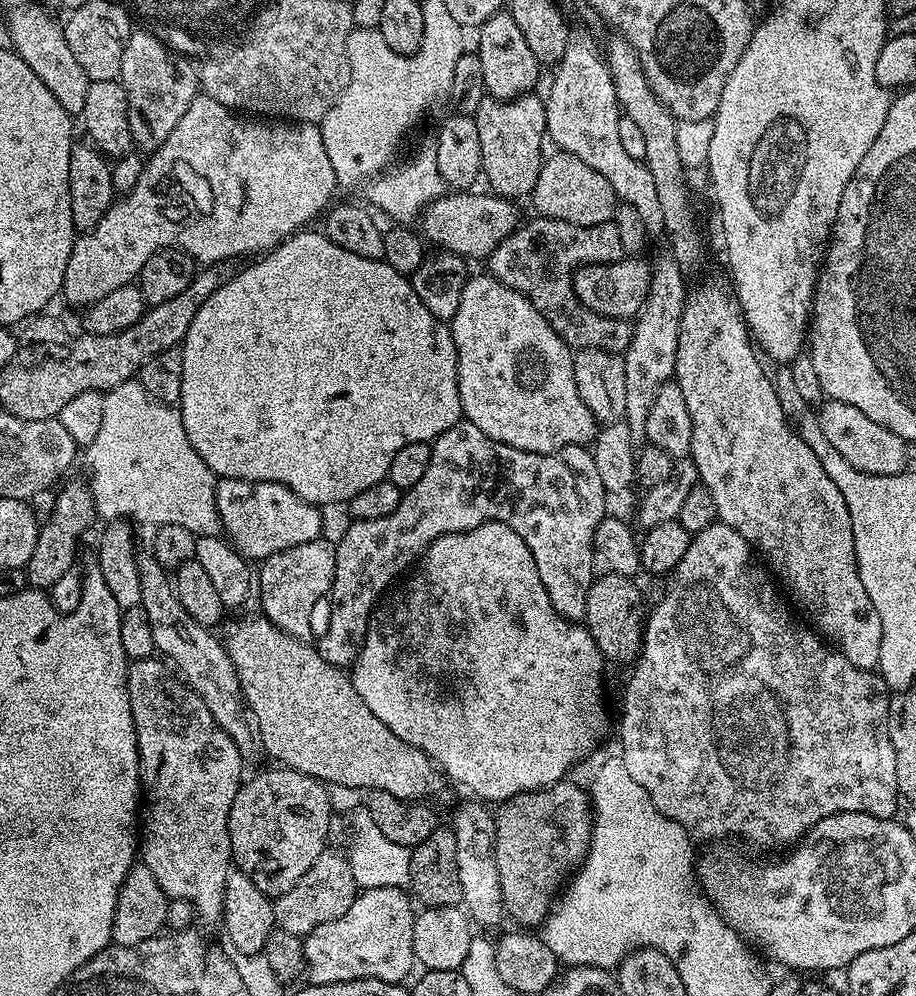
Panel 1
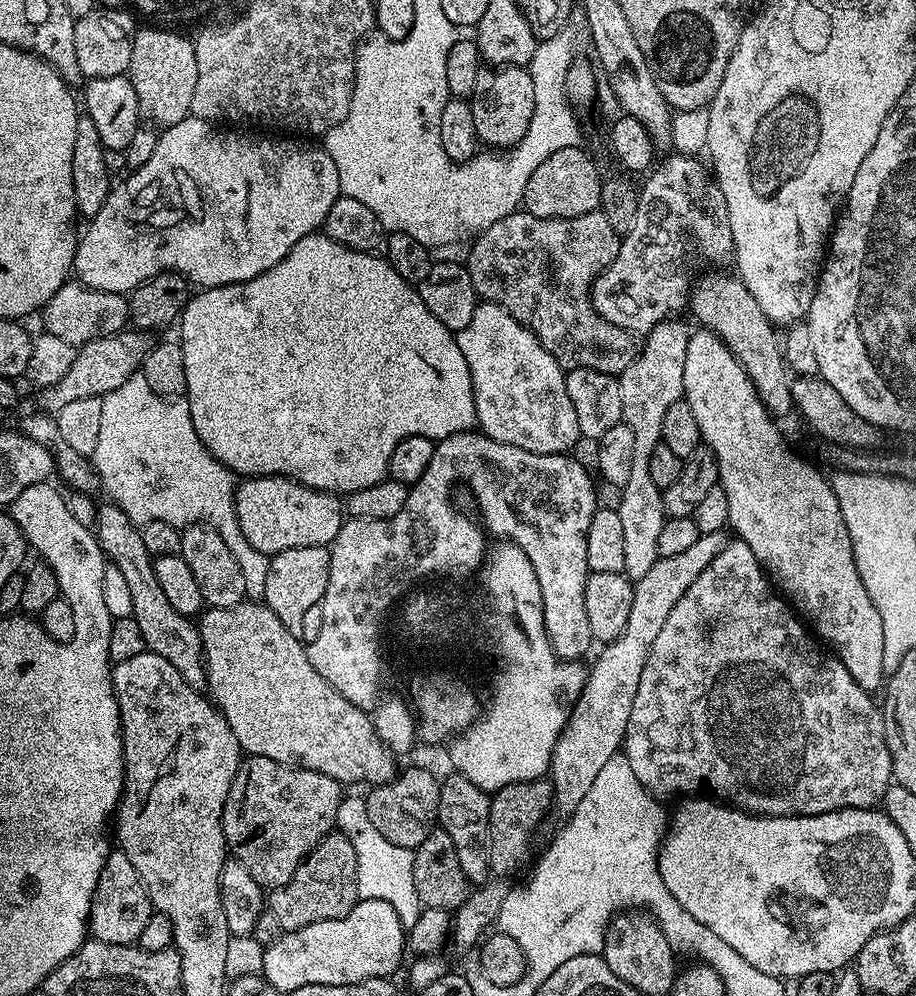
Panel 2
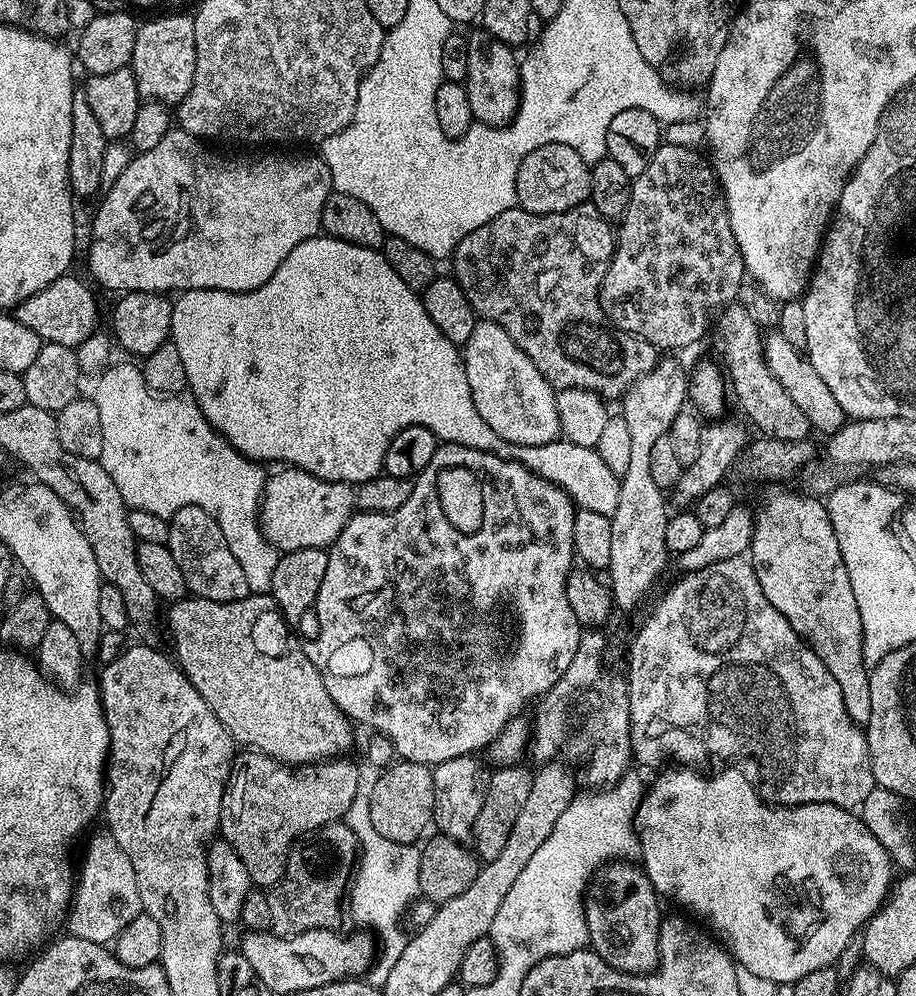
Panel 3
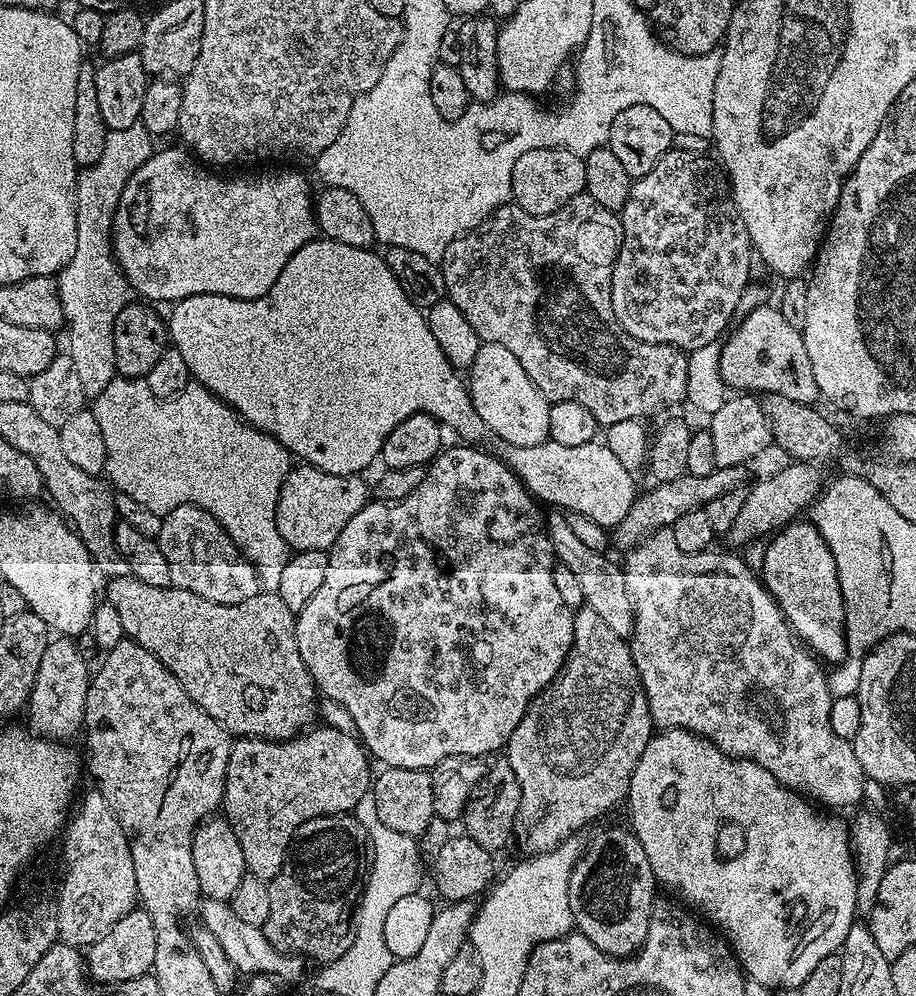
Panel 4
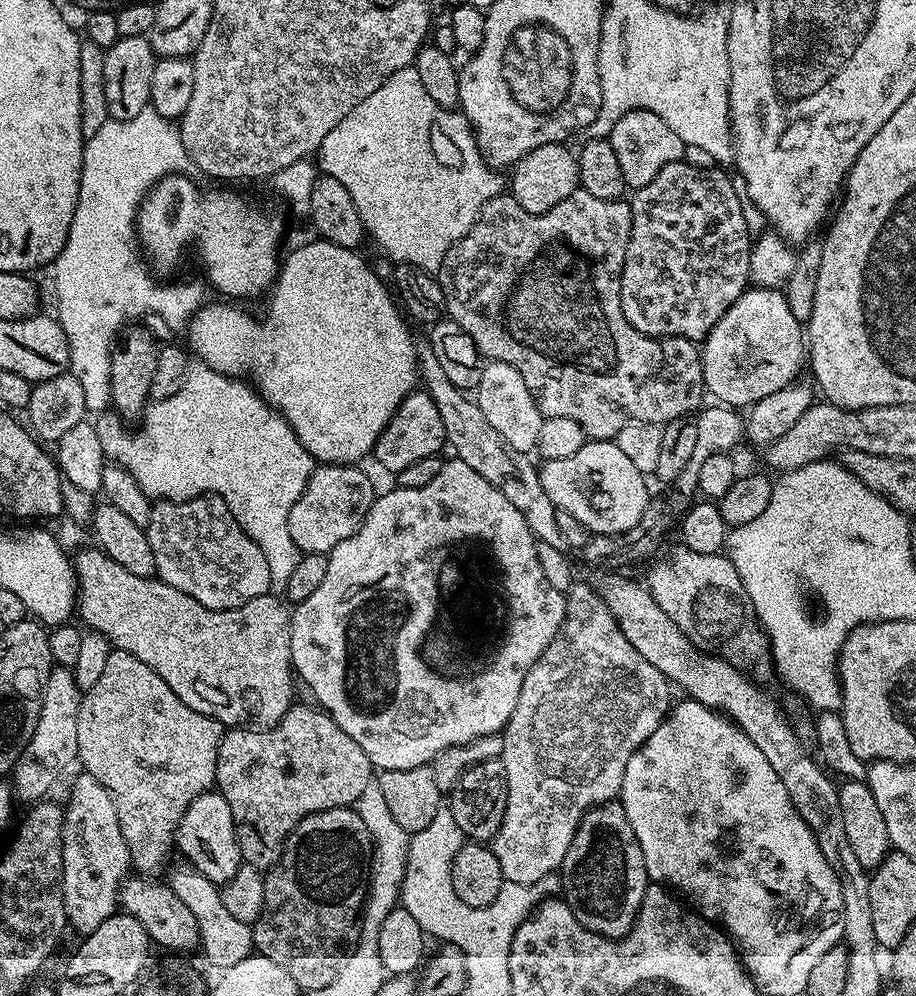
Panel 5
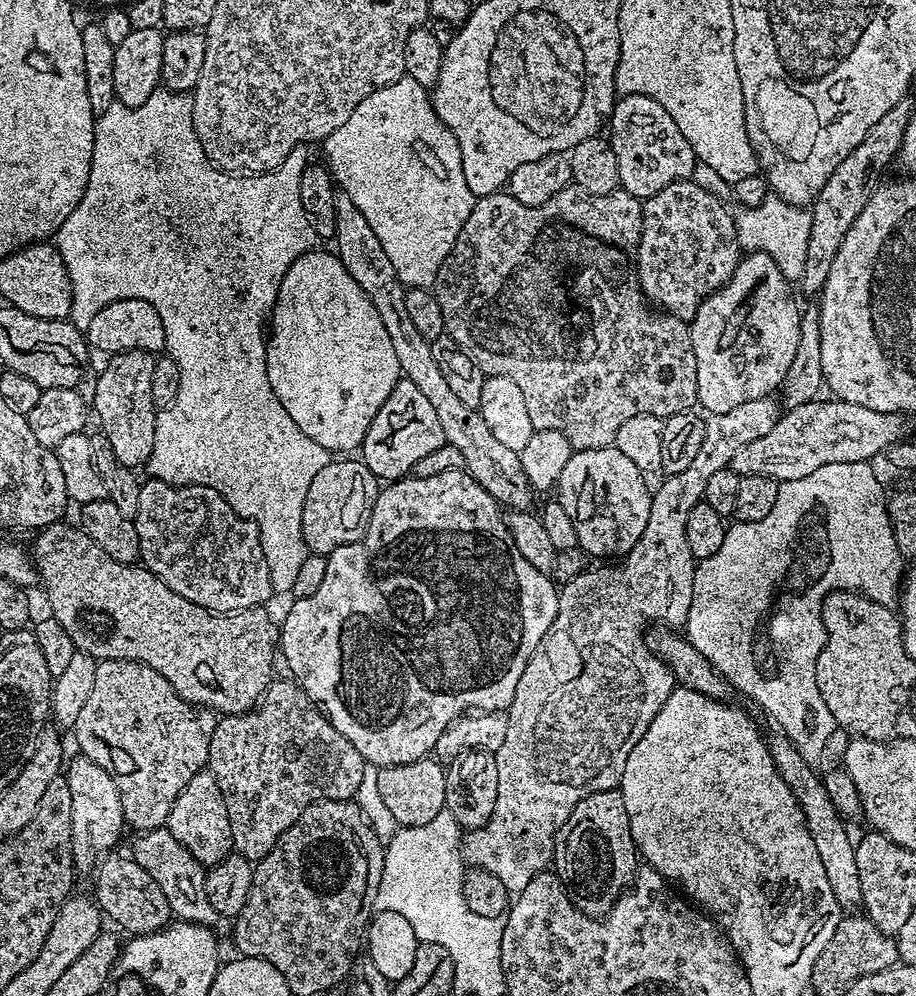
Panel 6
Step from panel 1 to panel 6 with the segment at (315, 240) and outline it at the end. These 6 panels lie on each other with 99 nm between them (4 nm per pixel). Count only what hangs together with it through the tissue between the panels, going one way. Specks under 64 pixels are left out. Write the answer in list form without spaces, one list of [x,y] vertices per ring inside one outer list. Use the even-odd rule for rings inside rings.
[[[313,250],[307,252],[288,267],[286,278],[282,278],[282,286],[278,290],[276,304],[272,307],[270,335],[267,337],[266,343],[268,345],[266,374],[270,378],[270,386],[274,390],[274,394],[278,394],[278,402],[282,402],[286,414],[290,414],[290,418],[294,418],[298,430],[302,430],[302,434],[314,438],[314,442],[318,442],[318,446],[322,446],[330,454],[355,453],[352,451],[355,448],[357,451],[364,443],[366,430],[370,430],[370,422],[374,422],[374,414],[378,414],[378,410],[382,410],[382,402],[386,402],[386,398],[390,398],[390,390],[394,390],[394,386],[402,377],[398,366],[398,354],[390,342],[390,334],[386,334],[386,326],[382,326],[382,318],[378,318],[378,310],[374,310],[374,302],[370,302],[370,298],[366,298],[362,286],[358,286],[358,282],[354,282],[354,278],[350,278],[350,270],[346,270],[346,266],[342,266],[335,251]],[[614,446],[607,448],[595,448],[594,450],[582,450],[581,452],[573,451],[570,462],[566,462],[562,474],[558,478],[556,487],[554,489],[555,495],[560,501],[566,514],[570,514],[570,518],[574,522],[574,534],[576,535],[576,543],[589,557],[595,556],[616,556],[612,558],[623,558],[627,556],[628,551],[634,546],[634,542],[638,542],[638,538],[642,538],[642,530],[646,530],[646,522],[650,518],[650,502],[652,501],[652,492],[650,491],[650,484],[646,481],[645,473],[638,470],[638,466],[634,466],[634,462],[630,462],[630,458],[626,458],[626,454],[622,454],[622,450],[618,450]]]

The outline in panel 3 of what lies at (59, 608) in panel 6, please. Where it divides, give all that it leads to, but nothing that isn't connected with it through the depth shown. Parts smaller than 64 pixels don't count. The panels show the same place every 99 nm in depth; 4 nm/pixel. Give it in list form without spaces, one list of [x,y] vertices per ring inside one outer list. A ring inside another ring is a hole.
[[[189,594],[184,599],[175,601],[169,608],[172,608],[168,612],[168,632],[172,635],[171,655],[186,674],[188,681],[194,686],[194,690],[198,690],[198,694],[202,694],[202,698],[206,698],[210,710],[214,710],[214,714],[218,714],[222,726],[226,726],[226,730],[231,734],[237,745],[272,756],[275,760],[281,760],[284,764],[293,766],[315,764],[321,760],[340,758],[347,753],[344,751],[352,744],[353,721],[344,715],[343,710],[334,702],[334,698],[330,698],[330,694],[324,685],[324,677],[316,669],[314,662],[310,662],[305,645],[303,643],[300,645],[299,638],[292,636],[293,629],[280,611],[274,607],[271,595],[250,594],[246,598],[234,602],[214,602],[201,596]]]

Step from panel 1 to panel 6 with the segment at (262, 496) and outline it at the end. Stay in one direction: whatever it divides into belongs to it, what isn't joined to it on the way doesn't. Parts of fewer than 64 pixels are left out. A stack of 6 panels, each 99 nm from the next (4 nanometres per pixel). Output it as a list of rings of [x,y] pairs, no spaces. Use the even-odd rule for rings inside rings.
[[[329,459],[314,482],[310,482],[310,490],[306,490],[306,502],[302,506],[302,538],[309,553],[327,556],[329,552],[338,550],[338,546],[361,540],[370,522],[377,491],[376,475],[365,466],[363,459]]]

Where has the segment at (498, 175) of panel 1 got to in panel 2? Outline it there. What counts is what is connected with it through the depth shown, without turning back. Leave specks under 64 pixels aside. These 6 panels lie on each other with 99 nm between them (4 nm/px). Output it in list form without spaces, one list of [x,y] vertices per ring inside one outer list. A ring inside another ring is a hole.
[[[484,66],[478,74],[476,89],[470,97],[474,114],[474,130],[476,139],[481,145],[492,150],[507,150],[530,130],[530,118],[534,118],[534,78],[531,71],[524,66]]]

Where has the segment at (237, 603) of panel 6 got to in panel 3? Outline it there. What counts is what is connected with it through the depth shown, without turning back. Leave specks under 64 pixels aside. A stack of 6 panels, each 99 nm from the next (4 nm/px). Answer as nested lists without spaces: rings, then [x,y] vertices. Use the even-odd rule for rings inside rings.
[[[182,506],[182,510],[168,520],[168,526],[168,549],[182,569],[182,578],[186,578],[191,595],[214,602],[234,602],[250,595],[248,579],[238,558],[234,558],[230,546],[226,546],[226,538],[222,538],[222,530],[218,530],[218,522],[214,522],[206,510],[198,506]]]

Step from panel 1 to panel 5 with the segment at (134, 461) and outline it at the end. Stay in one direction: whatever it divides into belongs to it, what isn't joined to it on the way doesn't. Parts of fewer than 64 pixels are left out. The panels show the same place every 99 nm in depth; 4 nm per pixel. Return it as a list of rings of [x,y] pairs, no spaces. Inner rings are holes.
[[[192,362],[189,363],[186,382],[183,384],[182,390],[178,390],[178,394],[174,394],[174,398],[152,400],[145,407],[144,414],[138,421],[138,426],[136,427],[140,428],[136,428],[131,432],[128,429],[131,427],[126,426],[125,421],[115,414],[97,415],[94,423],[98,430],[98,439],[102,441],[102,450],[109,461],[123,463],[125,461],[124,455],[127,452],[136,452],[137,458],[140,459],[140,464],[132,462],[127,467],[130,470],[130,474],[134,476],[134,482],[138,482],[138,486],[142,486],[144,493],[153,501],[188,500],[192,496],[221,496],[226,502],[226,506],[230,506],[230,514],[234,514],[238,526],[242,526],[242,530],[246,530],[246,534],[250,534],[250,538],[254,538],[254,542],[258,542],[258,550],[262,550],[262,554],[266,557],[266,566],[270,566],[270,586],[272,587],[272,592],[276,594],[284,593],[286,582],[290,582],[292,572],[298,567],[298,562],[302,555],[300,548],[294,546],[294,538],[290,538],[290,522],[288,521],[290,510],[294,506],[294,502],[298,502],[298,498],[304,493],[306,482],[312,476],[314,461],[311,454],[306,450],[306,446],[302,446],[302,442],[298,442],[294,430],[288,425],[282,413],[270,407],[259,391],[247,379],[227,376],[205,364]]]

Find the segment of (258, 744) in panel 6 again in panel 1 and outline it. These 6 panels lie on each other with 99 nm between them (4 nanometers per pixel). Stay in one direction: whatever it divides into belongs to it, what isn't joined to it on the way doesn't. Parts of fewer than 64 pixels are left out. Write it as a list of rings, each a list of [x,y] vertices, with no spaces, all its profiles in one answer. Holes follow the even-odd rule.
[[[272,767],[276,768],[268,768],[257,776],[249,775],[241,783],[230,806],[228,833],[235,867],[246,874],[246,878],[250,878],[250,882],[254,882],[258,890],[275,898],[286,894],[286,890],[290,890],[294,882],[298,882],[298,878],[302,878],[302,874],[306,874],[306,870],[314,866],[318,854],[324,852],[329,843],[328,827],[332,824],[332,800],[328,797],[329,789],[313,776],[307,776],[293,768]]]

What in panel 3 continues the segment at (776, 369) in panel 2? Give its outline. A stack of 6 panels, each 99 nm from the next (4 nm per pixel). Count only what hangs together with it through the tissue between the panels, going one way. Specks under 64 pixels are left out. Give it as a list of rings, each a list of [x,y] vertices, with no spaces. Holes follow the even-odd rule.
[[[733,302],[715,317],[714,332],[720,335],[720,352],[724,355],[722,364],[726,369],[731,395],[732,392],[736,395],[741,410],[748,415],[747,423],[753,429],[756,427],[760,431],[757,433],[763,434],[769,440],[809,439],[813,431],[812,424],[790,398],[790,394],[786,394],[782,382],[778,382],[764,357],[764,336],[760,332],[759,322],[740,302]]]

